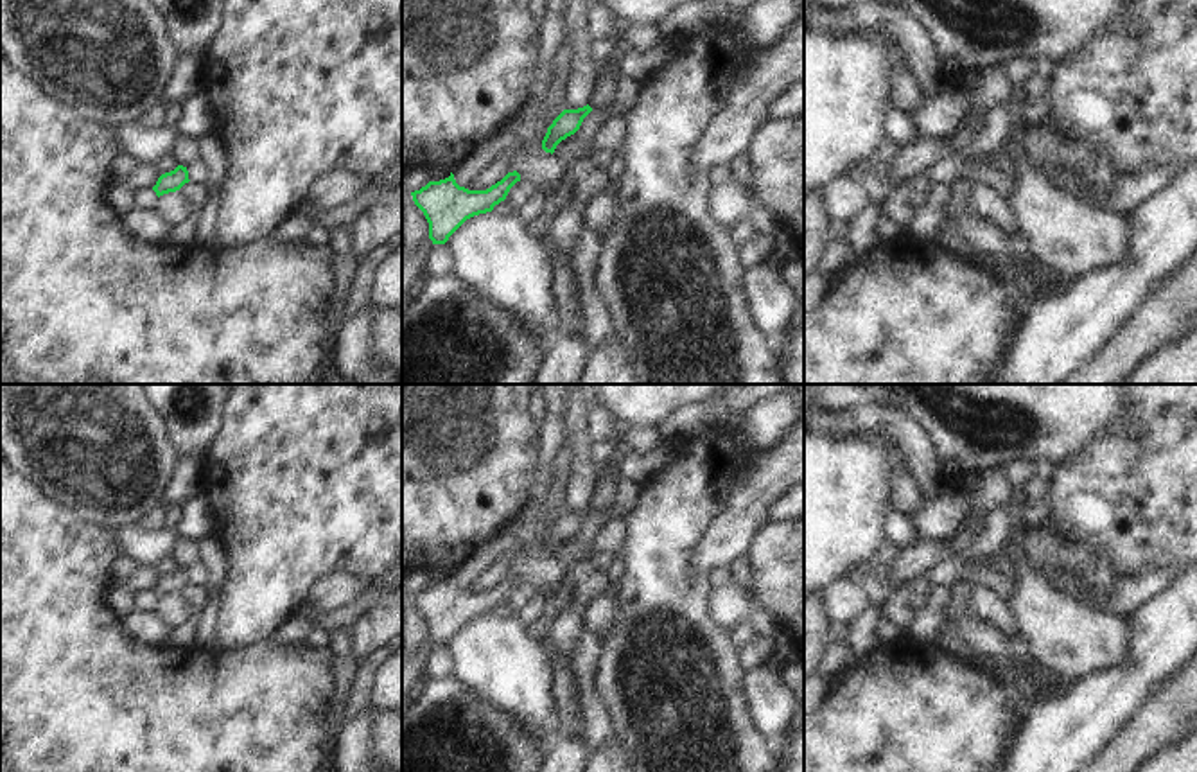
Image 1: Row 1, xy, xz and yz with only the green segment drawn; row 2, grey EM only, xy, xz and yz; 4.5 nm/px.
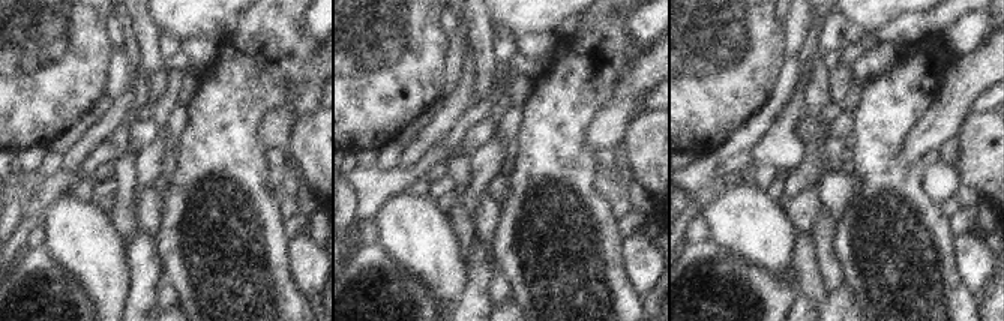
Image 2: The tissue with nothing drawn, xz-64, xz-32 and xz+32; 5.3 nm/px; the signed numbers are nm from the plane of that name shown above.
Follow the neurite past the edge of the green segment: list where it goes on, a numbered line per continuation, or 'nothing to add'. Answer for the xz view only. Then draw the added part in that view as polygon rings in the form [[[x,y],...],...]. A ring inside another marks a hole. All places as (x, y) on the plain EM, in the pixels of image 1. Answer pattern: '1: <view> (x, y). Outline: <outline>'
1: xz (603, 492). Outline: [[[612,470],[594,481],[592,496],[587,501],[592,512],[603,512],[614,503],[617,479],[619,476]]]

